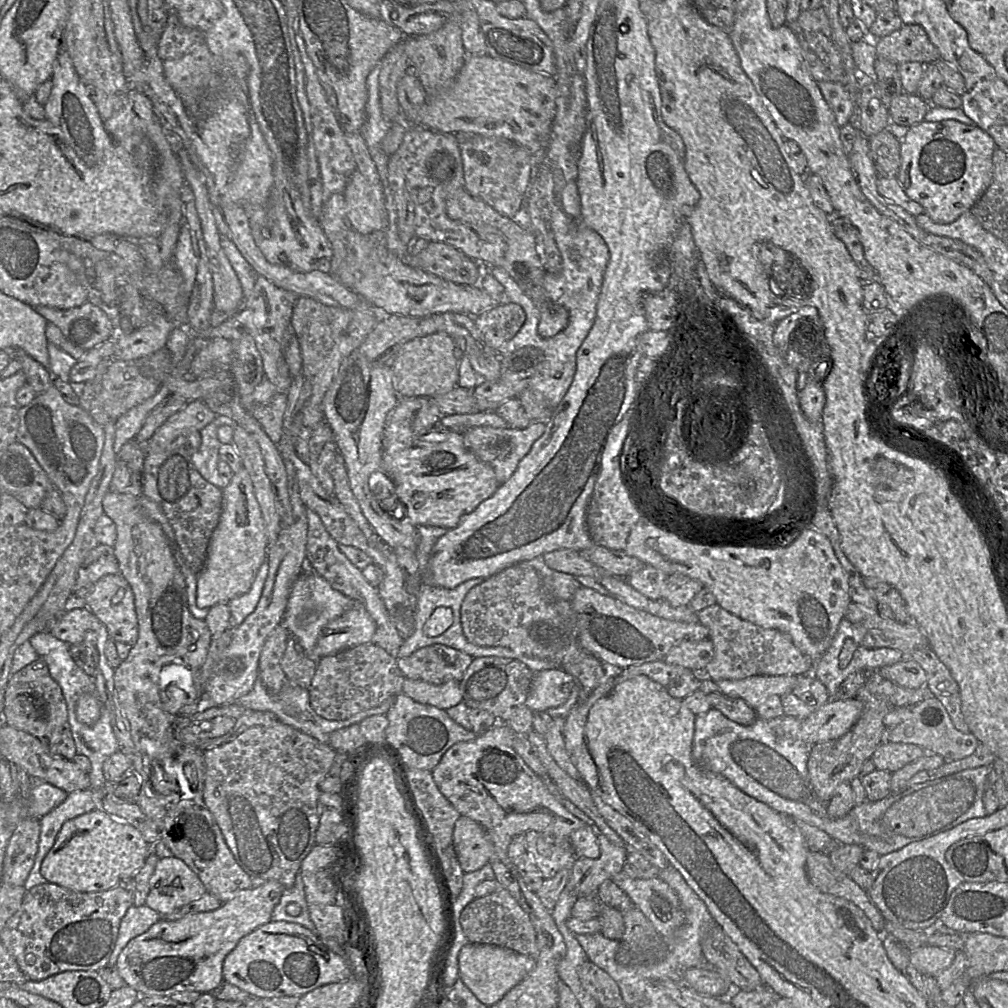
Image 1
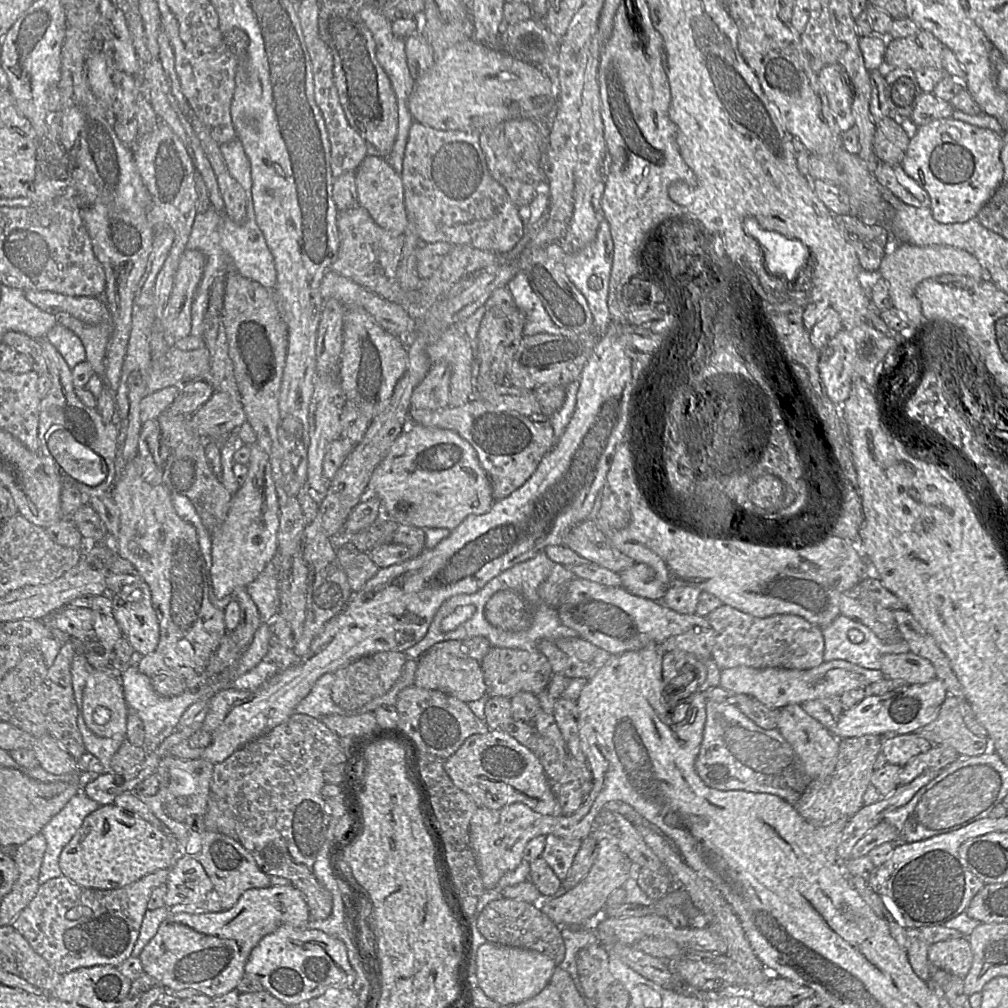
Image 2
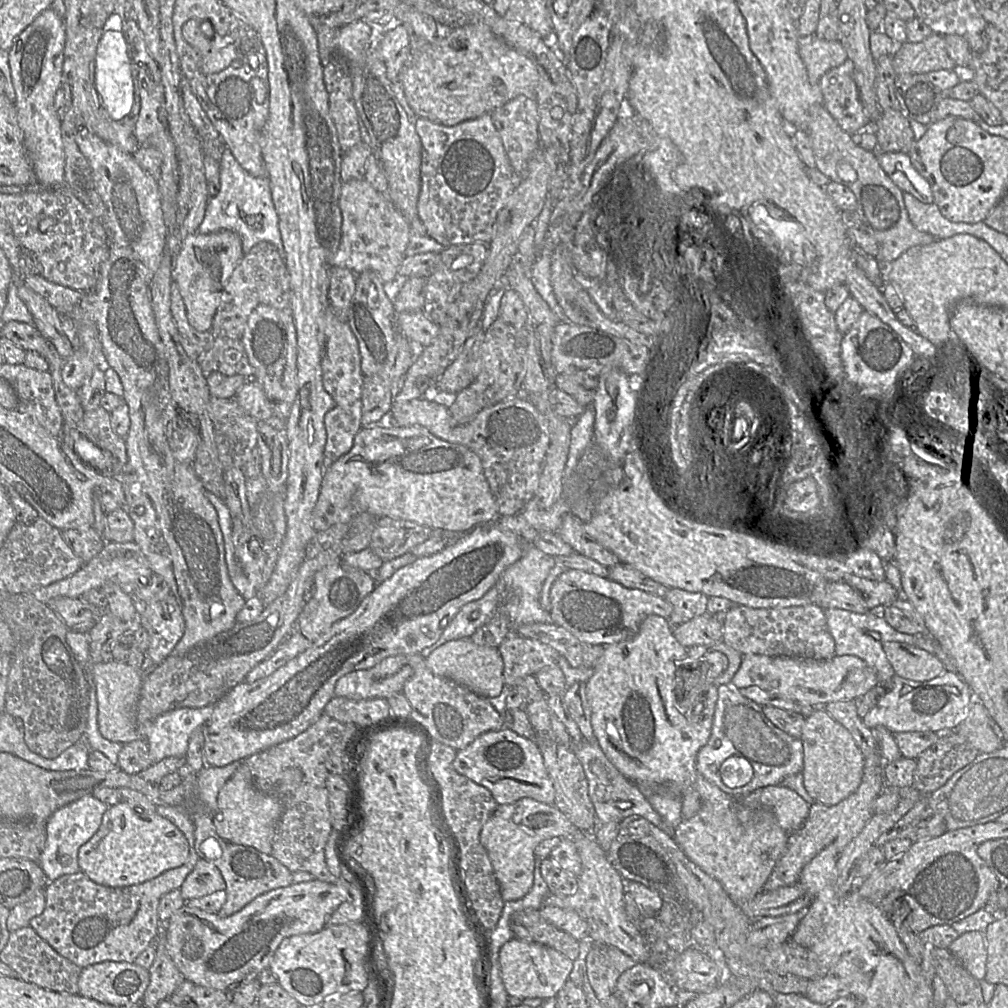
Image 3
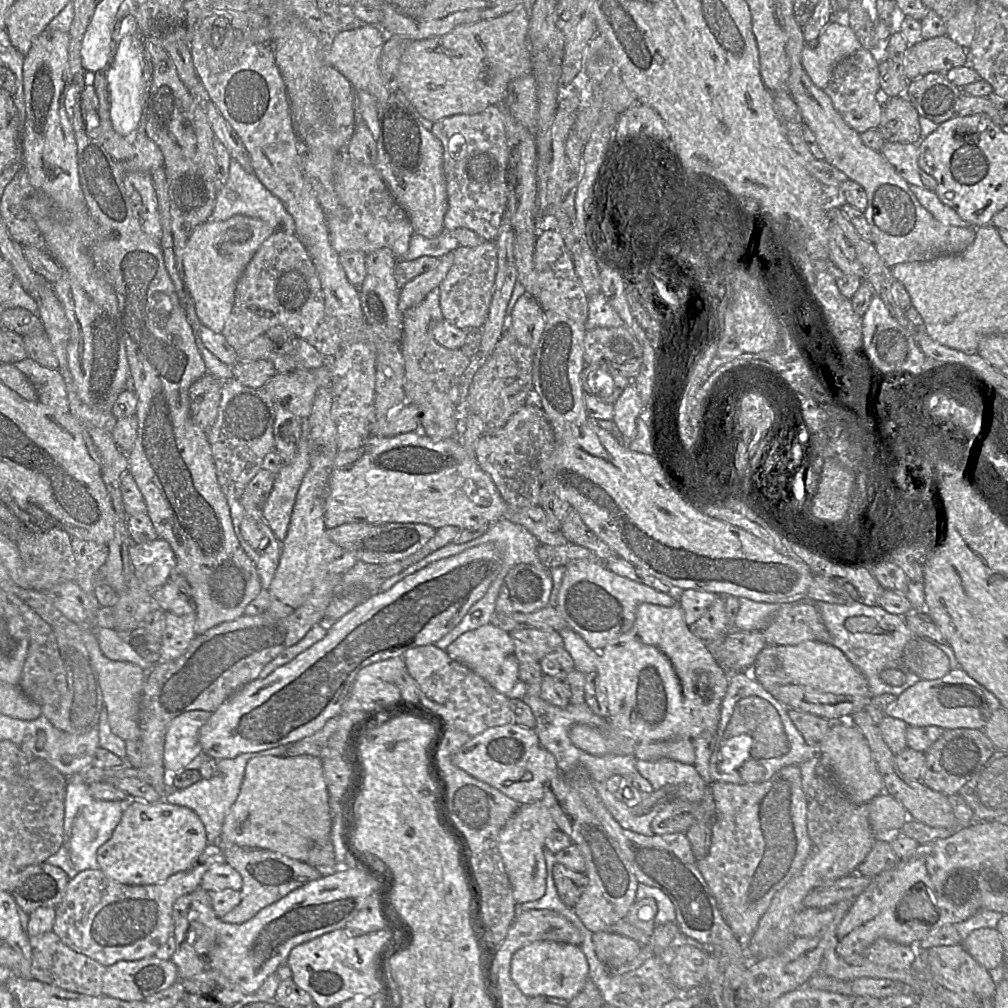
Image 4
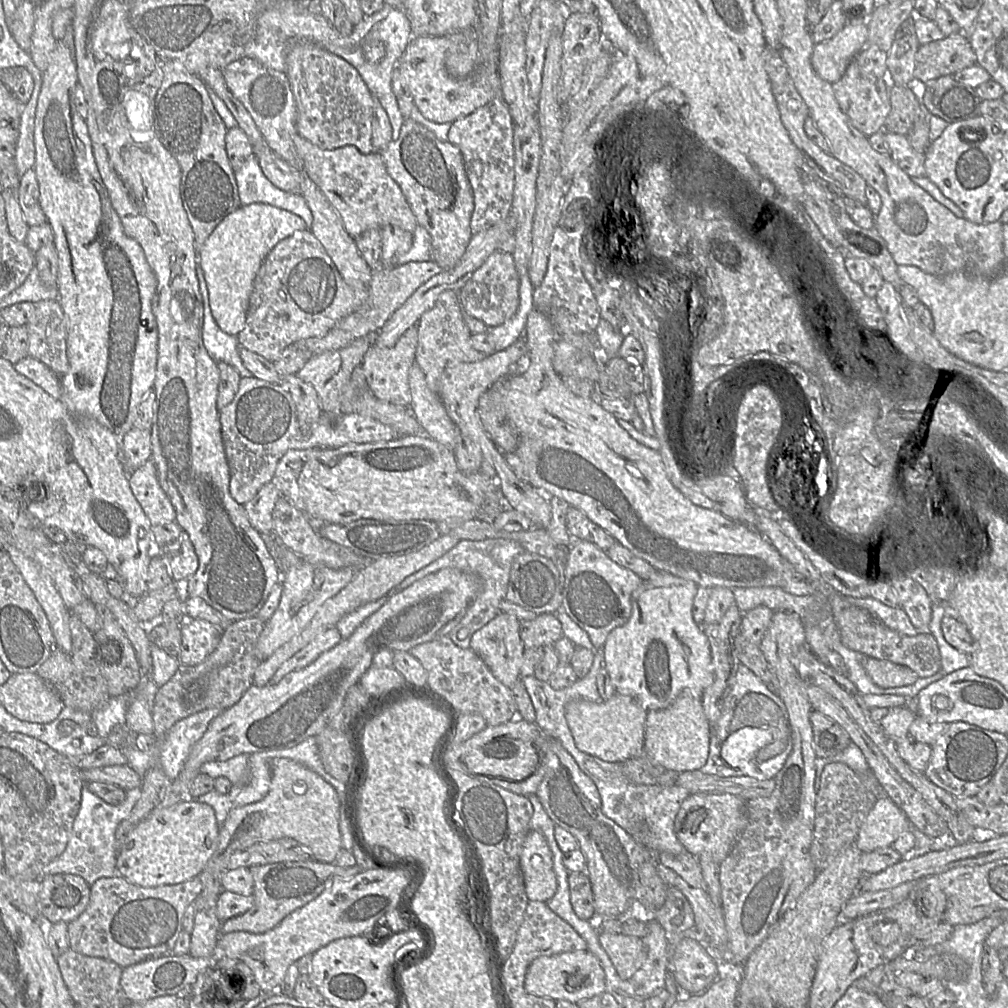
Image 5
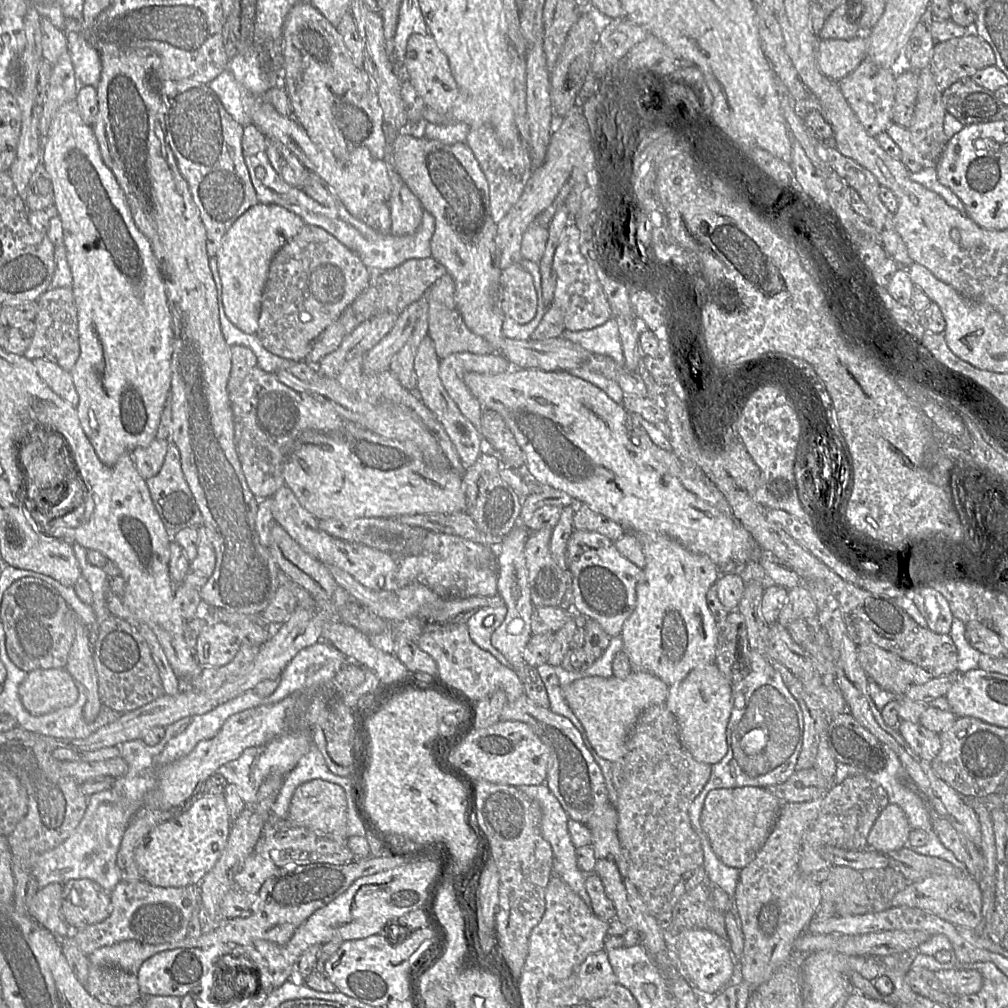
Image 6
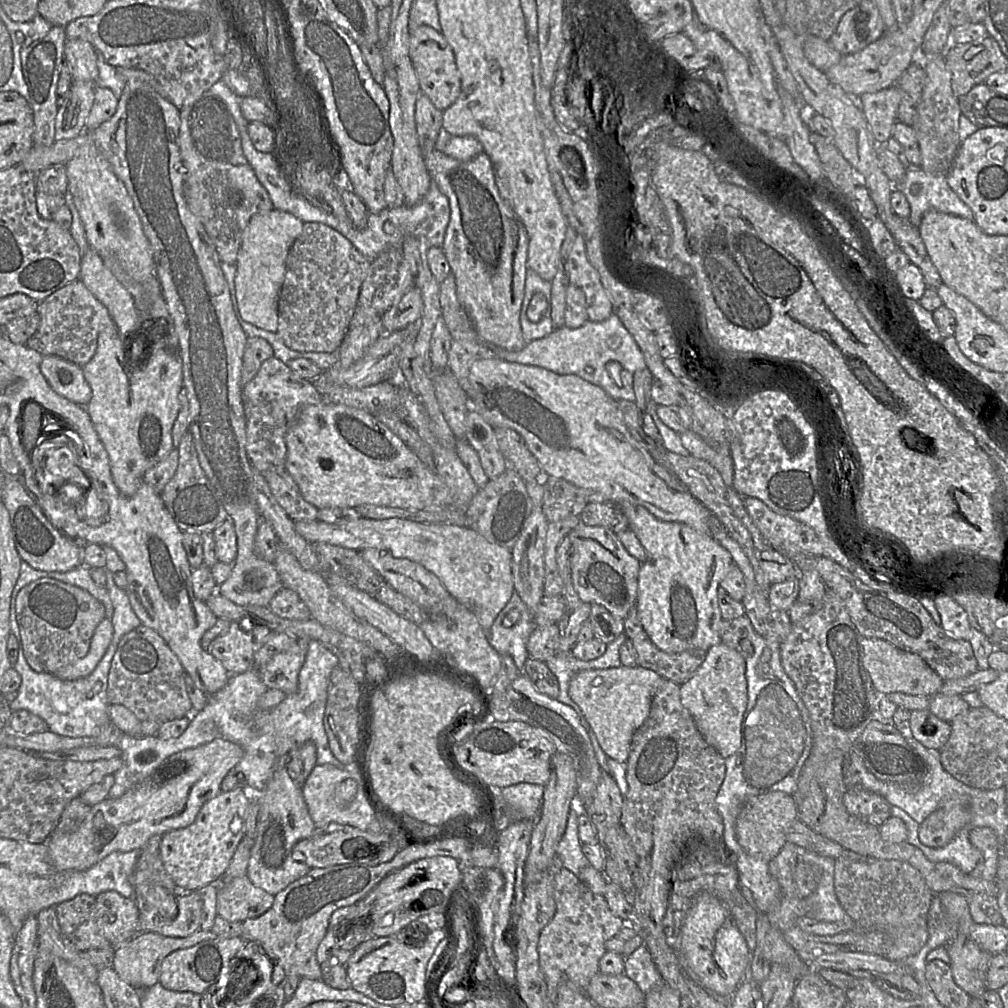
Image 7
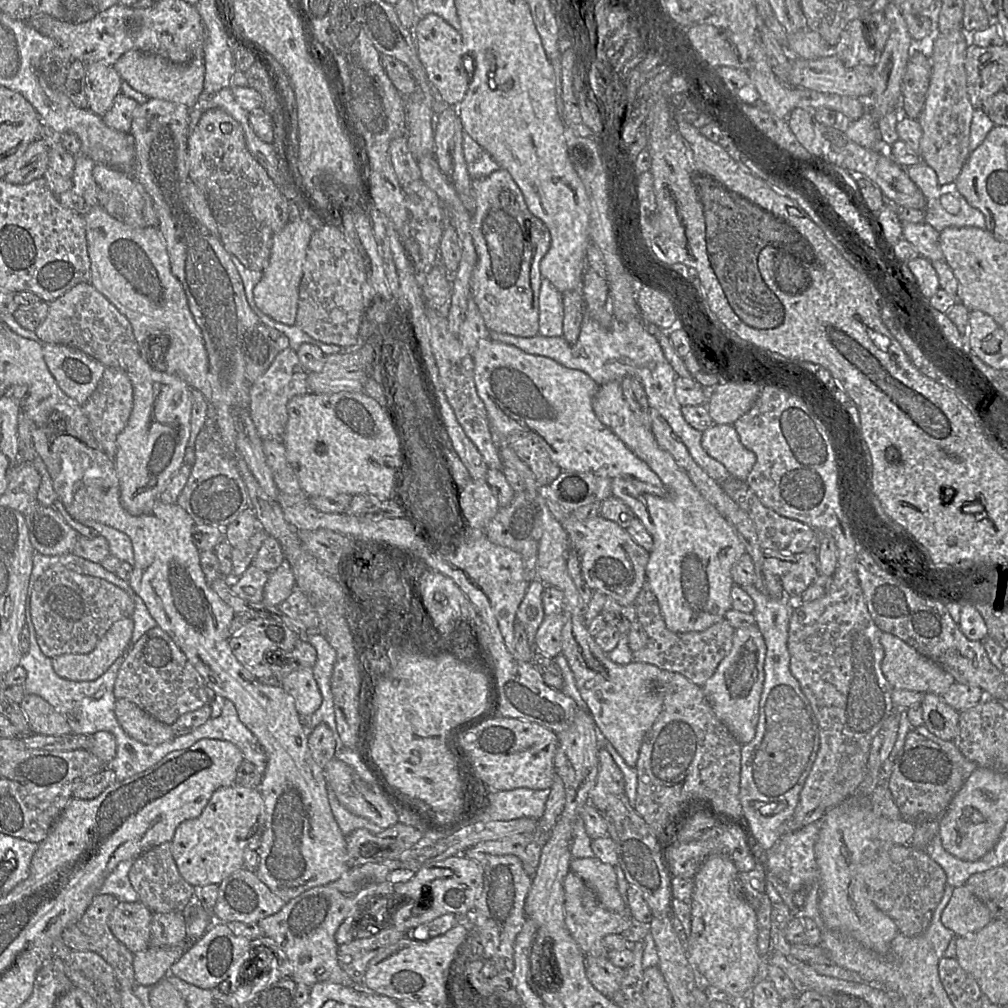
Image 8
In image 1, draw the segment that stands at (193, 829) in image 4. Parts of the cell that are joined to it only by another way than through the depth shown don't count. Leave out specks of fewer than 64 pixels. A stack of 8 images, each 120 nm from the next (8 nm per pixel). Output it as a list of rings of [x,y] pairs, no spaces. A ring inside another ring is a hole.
[[[98,807],[65,822],[41,864],[47,882],[78,892],[106,891],[132,879],[153,853],[141,832]]]

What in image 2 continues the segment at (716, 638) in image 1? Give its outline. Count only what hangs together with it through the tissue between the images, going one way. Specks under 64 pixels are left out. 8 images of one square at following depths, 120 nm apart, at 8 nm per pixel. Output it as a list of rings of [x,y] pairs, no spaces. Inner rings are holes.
[[[723,604],[706,619],[715,632],[711,658],[721,670],[736,666],[803,670],[824,662],[823,629],[803,617],[777,614],[760,618]]]

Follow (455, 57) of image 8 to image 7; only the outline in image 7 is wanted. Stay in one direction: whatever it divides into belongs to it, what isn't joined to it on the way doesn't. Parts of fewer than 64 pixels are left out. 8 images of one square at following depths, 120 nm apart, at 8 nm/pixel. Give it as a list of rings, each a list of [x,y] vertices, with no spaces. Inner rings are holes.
[[[427,25],[417,27],[410,38],[410,57],[422,93],[441,111],[450,107],[461,93],[461,74],[453,49],[443,34]]]

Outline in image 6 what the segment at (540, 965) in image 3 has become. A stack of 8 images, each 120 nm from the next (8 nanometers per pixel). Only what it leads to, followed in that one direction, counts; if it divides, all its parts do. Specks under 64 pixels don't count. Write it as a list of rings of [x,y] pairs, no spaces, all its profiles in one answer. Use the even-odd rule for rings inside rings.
[[[606,950],[590,954],[576,972],[576,994],[584,1002],[605,995],[616,983]]]

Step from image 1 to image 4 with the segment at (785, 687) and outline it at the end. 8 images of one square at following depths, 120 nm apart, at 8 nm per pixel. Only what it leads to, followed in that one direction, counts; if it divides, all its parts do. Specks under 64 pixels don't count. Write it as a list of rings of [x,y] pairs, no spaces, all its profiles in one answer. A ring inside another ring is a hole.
[[[805,641],[797,645],[774,646],[775,655],[791,684],[804,685],[837,695],[869,695],[865,676],[846,658],[841,650],[828,643]]]

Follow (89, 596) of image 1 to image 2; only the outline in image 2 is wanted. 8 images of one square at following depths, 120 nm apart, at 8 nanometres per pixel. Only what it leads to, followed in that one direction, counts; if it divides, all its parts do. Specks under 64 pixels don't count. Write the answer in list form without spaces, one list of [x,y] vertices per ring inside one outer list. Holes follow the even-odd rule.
[[[143,580],[137,581],[116,593],[107,594],[111,594],[113,615],[123,637],[142,655],[155,651],[160,639],[160,628],[148,584]]]

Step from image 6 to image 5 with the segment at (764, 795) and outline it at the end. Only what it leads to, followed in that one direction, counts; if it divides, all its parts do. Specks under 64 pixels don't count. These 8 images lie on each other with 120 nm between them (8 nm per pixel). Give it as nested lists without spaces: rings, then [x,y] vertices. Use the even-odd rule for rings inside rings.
[[[700,793],[686,797],[674,821],[678,840],[693,855],[708,854],[720,864],[744,826],[745,799],[730,793]]]

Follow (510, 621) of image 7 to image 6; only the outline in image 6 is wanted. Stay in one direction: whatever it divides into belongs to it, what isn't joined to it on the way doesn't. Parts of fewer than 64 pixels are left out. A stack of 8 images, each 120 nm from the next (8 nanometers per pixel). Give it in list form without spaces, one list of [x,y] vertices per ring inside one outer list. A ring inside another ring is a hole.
[[[505,605],[497,608],[481,608],[466,622],[469,636],[481,649],[491,653],[504,666],[509,666],[504,655],[491,644],[493,632],[501,625],[507,614]]]

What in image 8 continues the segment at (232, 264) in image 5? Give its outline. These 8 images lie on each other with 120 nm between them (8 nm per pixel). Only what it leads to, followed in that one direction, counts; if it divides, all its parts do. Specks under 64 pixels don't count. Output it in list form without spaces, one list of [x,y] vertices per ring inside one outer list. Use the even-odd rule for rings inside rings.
[[[290,220],[281,231],[275,234],[269,262],[262,270],[261,280],[253,289],[253,300],[257,309],[282,324],[294,325],[296,322],[299,287],[312,233],[313,228],[307,221]]]

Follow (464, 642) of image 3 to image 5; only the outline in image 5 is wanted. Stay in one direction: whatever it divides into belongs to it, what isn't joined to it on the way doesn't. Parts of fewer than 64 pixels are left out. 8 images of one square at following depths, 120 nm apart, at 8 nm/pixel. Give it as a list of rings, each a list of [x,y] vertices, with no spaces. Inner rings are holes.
[[[500,614],[471,636],[470,646],[493,675],[508,688],[512,688],[521,679],[521,666],[525,647],[520,637],[521,622],[514,615]]]

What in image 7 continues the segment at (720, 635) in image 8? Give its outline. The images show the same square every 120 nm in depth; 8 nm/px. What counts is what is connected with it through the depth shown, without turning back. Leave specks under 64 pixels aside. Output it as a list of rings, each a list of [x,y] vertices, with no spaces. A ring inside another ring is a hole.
[[[635,605],[624,620],[624,633],[633,643],[637,665],[680,685],[693,676],[706,656],[707,651],[704,650],[666,653],[657,648],[643,629]]]

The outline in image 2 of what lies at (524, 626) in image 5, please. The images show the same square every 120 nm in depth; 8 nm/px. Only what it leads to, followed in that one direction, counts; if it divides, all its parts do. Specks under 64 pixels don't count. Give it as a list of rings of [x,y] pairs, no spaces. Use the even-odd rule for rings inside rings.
[[[491,648],[480,661],[480,665],[487,687],[487,696],[489,697],[502,696],[512,698],[519,692],[531,692],[539,695],[546,689],[554,674],[547,657],[537,648],[527,650]]]

